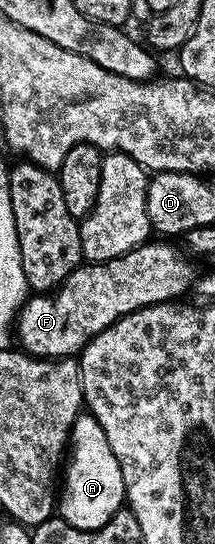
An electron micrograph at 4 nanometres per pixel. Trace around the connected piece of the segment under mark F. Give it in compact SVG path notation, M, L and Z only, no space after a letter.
M151 239L111 261L79 264L57 289L27 296L16 318L16 341L21 352L31 357L77 358L82 348L116 319L149 305L185 298L182 296L189 289L191 292L196 281L195 262L178 249L169 240Z

